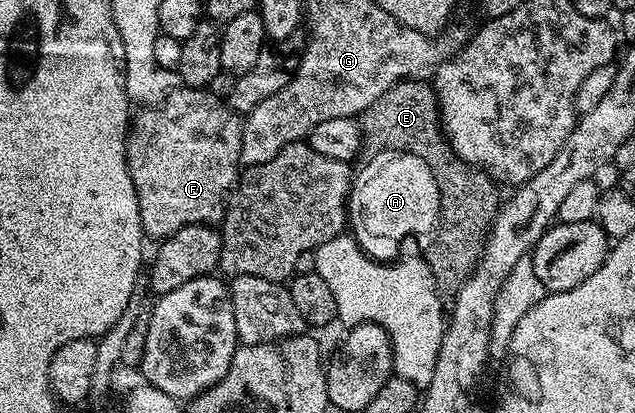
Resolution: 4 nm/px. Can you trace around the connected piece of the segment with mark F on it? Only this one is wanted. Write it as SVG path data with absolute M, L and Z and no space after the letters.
M181 87L175 89L165 101L151 107L144 107L139 110L140 114L131 118L128 127L128 142L126 143L126 159L128 160L128 170L130 171L130 179L134 183L134 191L138 195L138 211L142 219L142 227L145 234L149 238L163 239L174 235L178 231L182 231L182 227L190 227L191 225L210 225L215 226L217 223L223 222L224 213L228 209L228 198L232 196L241 176L242 162L242 131L244 123L241 114L235 113L227 100L223 96L215 97L212 91L208 89L189 89Z

